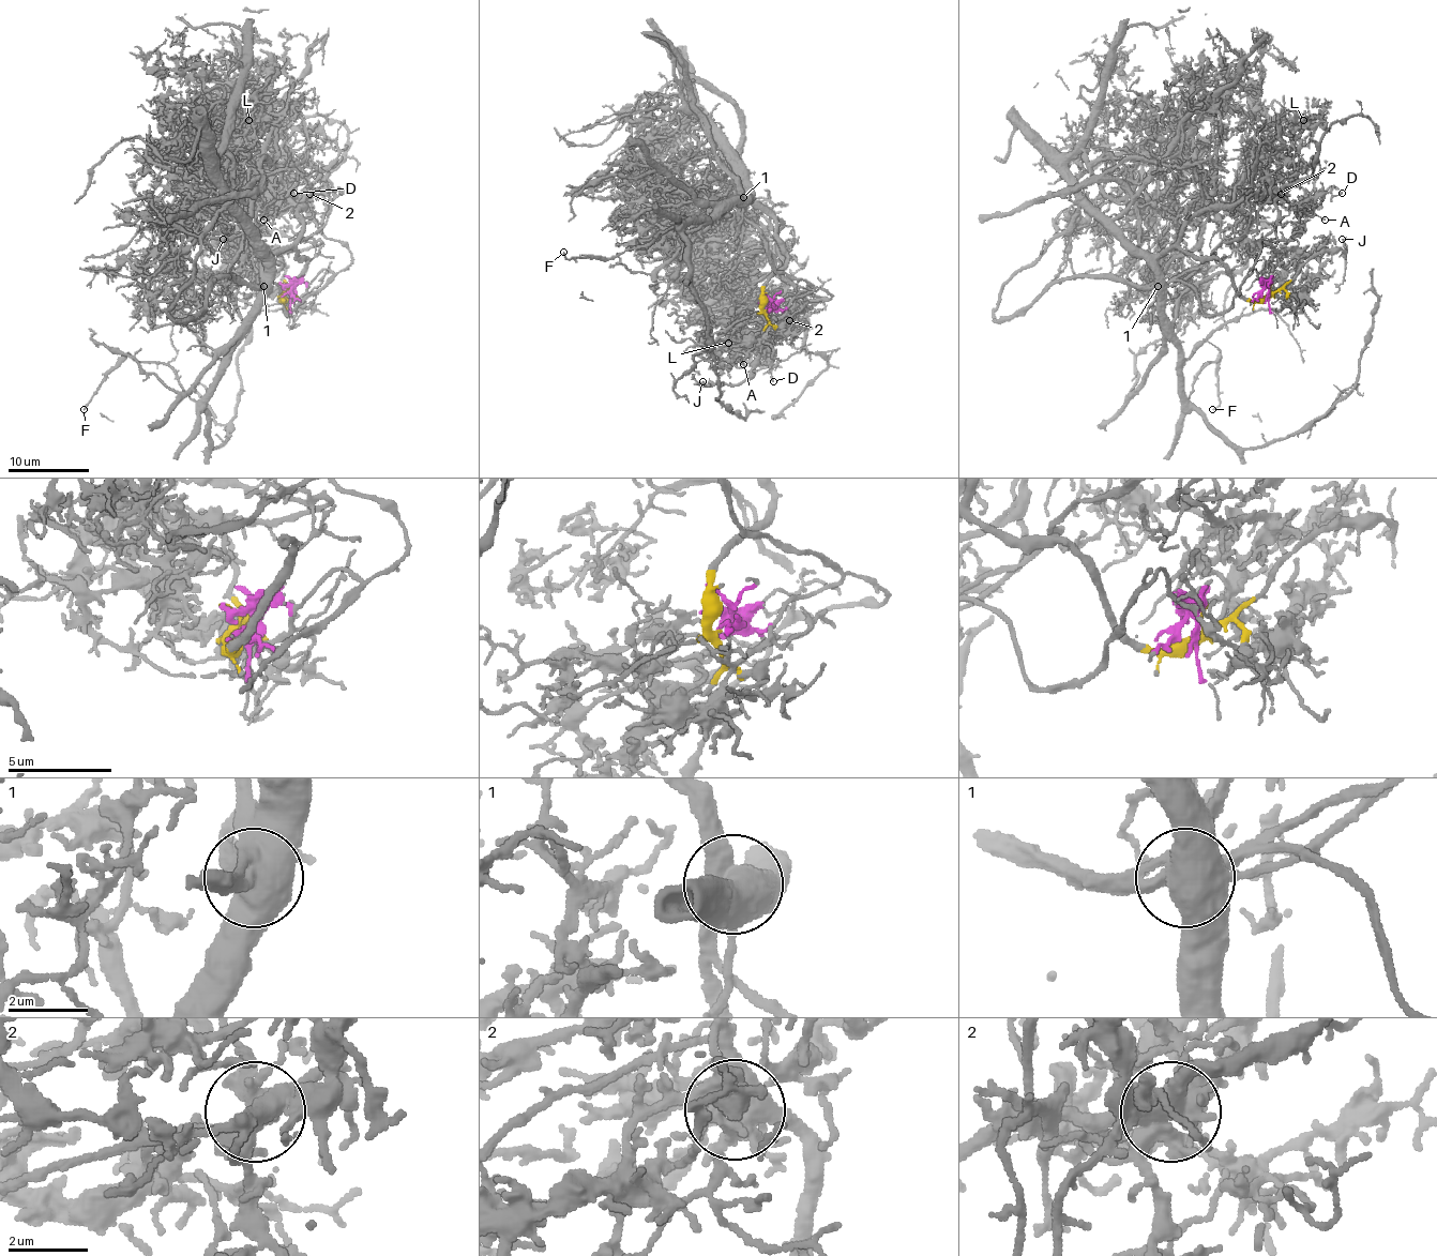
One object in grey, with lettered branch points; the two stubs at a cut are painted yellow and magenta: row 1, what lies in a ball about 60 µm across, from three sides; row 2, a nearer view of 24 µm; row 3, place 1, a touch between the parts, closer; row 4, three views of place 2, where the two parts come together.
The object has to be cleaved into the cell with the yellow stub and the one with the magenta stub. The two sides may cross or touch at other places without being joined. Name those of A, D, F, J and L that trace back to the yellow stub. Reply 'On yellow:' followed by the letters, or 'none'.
On yellow: F, J

